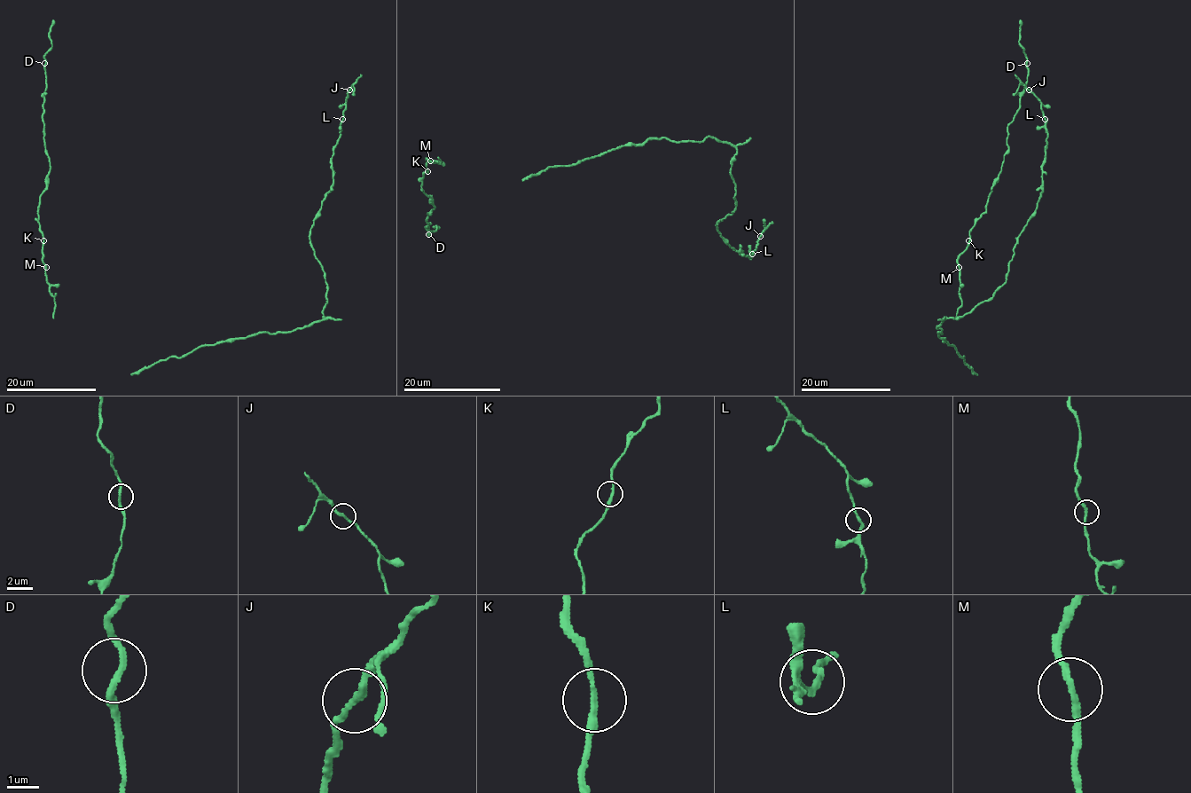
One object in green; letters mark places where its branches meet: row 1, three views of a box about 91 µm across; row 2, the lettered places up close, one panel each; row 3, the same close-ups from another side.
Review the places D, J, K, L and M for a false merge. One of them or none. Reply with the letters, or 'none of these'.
J

